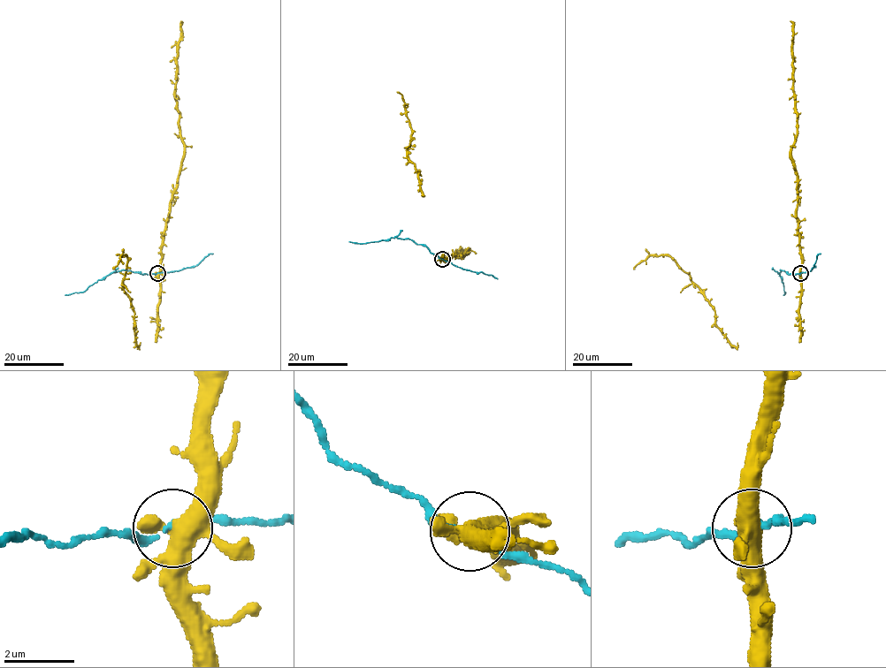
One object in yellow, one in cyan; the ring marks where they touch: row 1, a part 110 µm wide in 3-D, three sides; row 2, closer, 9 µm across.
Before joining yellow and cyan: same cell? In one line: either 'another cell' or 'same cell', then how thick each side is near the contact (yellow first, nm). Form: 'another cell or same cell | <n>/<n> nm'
another cell | 420/150 nm

